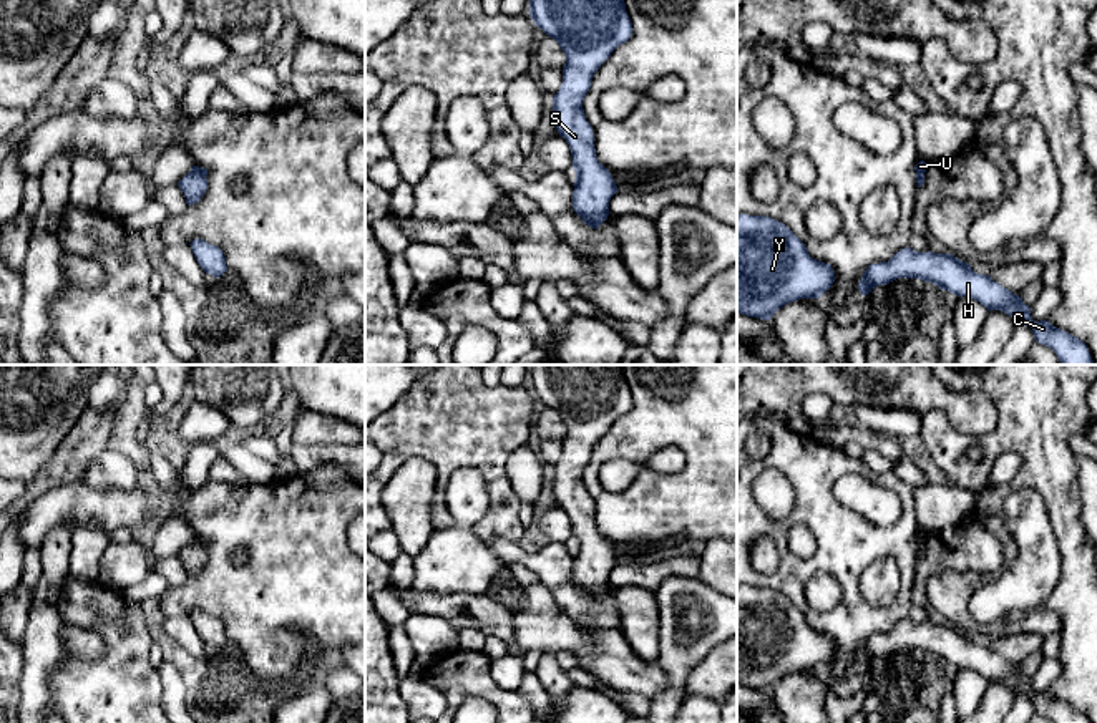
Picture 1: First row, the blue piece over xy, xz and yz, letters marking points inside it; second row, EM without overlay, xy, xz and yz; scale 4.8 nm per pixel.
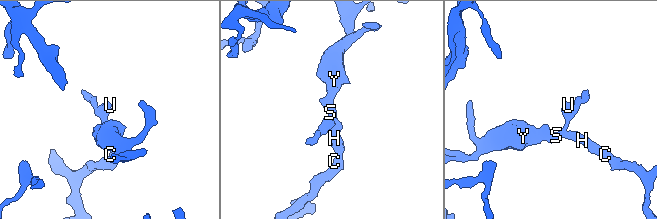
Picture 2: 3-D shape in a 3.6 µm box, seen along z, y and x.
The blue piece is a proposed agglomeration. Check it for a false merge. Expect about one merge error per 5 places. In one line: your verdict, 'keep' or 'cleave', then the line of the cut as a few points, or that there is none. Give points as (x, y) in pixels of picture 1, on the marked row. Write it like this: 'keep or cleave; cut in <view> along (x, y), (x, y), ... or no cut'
keep; no cut

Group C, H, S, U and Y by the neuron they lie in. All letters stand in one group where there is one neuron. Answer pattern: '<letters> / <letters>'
C H S U Y

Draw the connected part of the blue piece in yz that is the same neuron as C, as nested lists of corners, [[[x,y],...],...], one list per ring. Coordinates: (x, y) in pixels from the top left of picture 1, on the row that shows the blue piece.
[[[904,247],[888,262],[868,265],[858,290],[861,295],[868,295],[875,287],[903,277],[931,282],[941,290],[979,302],[989,312],[1001,310],[1014,317],[1017,327],[1031,327],[1036,342],[1054,350],[1060,365],[1094,365],[1089,348],[1082,340],[1047,320],[1036,322],[1031,317],[1031,307],[1019,295],[1004,289],[989,275],[976,274],[969,264],[953,254],[914,252]]]

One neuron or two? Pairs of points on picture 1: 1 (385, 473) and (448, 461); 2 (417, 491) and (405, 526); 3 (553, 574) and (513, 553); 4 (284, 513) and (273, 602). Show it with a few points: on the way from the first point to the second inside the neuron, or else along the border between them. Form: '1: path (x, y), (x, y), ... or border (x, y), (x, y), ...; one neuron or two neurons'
1: path (399, 456), (407, 448), (432, 448); one neuron
2: path (409, 499), (409, 518); one neuron
3: path (543, 564), (523, 558); one neuron
4: path (284, 534), (284, 581); one neuron

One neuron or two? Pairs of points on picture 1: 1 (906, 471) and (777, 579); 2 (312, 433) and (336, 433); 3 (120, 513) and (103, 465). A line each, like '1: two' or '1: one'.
1: two
2: one
3: two

